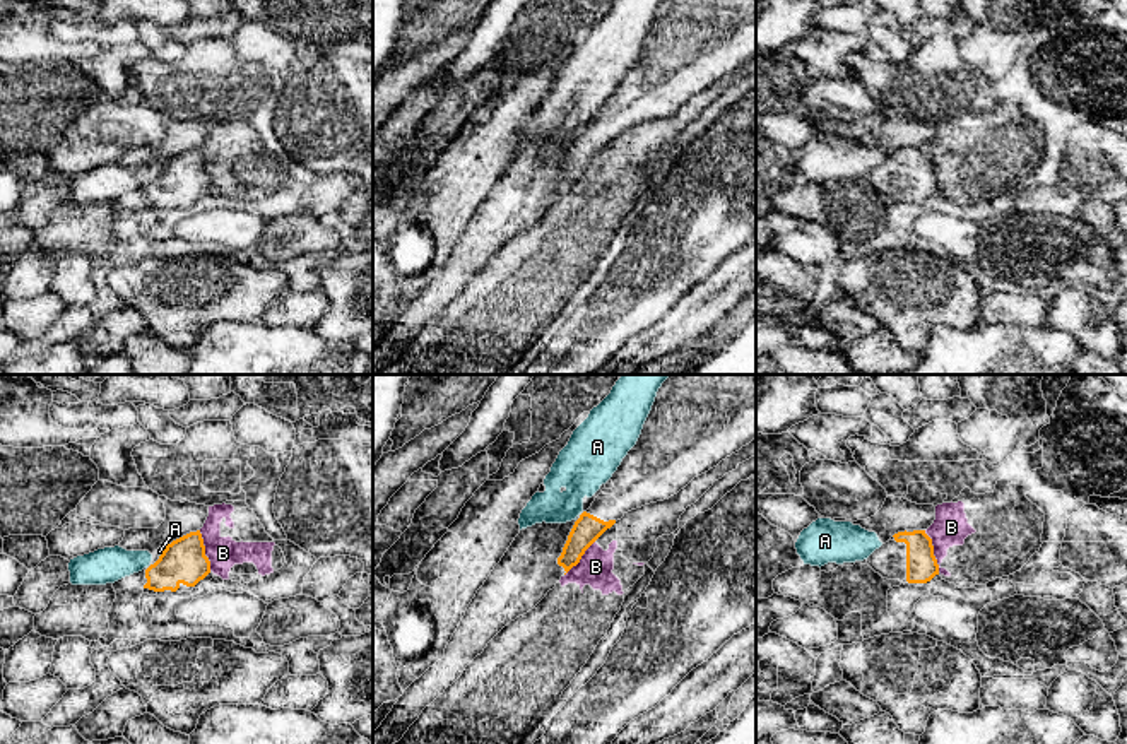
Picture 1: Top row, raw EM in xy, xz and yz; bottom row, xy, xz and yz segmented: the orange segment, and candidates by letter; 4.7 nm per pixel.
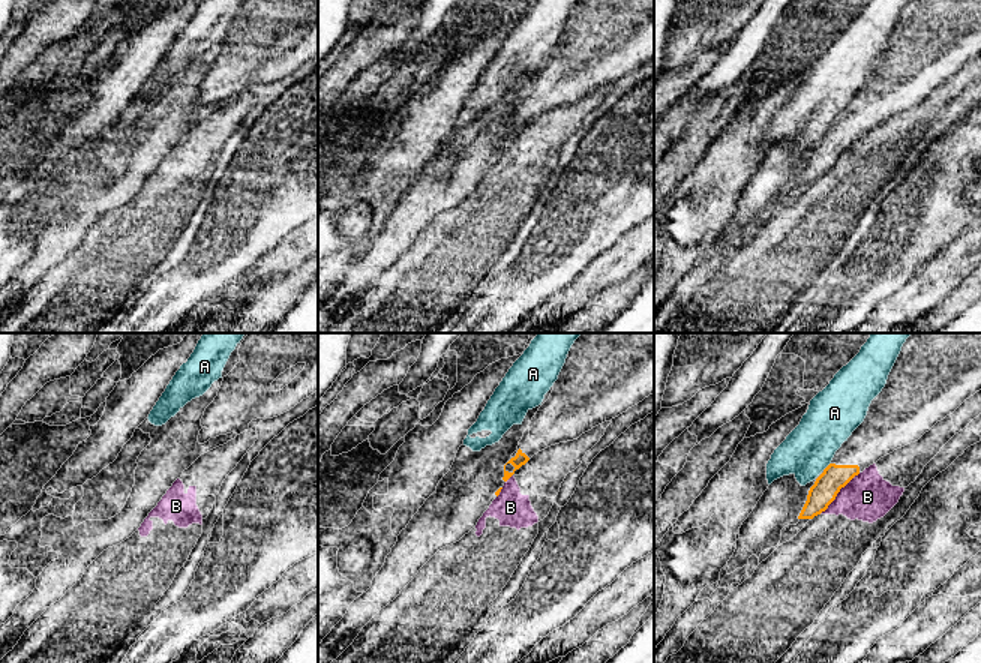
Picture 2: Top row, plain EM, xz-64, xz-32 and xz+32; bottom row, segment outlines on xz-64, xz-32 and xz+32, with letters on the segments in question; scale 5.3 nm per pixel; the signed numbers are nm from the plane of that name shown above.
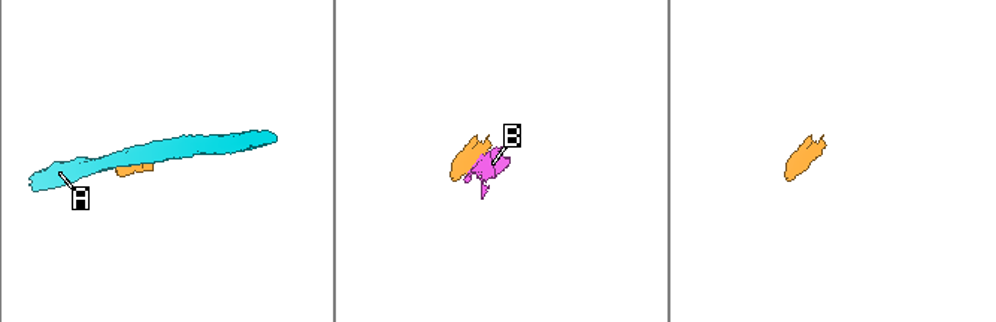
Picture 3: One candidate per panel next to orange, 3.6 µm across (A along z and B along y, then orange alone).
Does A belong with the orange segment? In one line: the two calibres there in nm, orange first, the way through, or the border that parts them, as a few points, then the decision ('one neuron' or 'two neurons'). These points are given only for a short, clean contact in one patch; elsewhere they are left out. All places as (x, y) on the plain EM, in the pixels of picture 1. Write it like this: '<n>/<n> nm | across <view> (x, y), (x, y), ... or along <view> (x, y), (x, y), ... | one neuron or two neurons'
200/30 nm | along xy (163, 168), (159, 173) | two neurons

